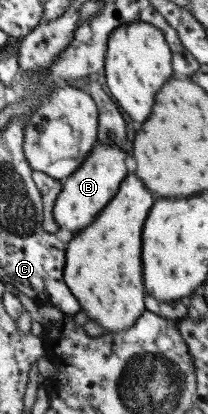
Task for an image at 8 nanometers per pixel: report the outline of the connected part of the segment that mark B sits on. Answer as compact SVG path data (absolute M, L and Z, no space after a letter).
M96 140L85 159L61 181L61 189L57 194L52 214L59 229L66 228L72 235L90 224L91 220L108 204L110 196L118 190L118 184L126 176L124 168L124 152L114 145L104 144Z

